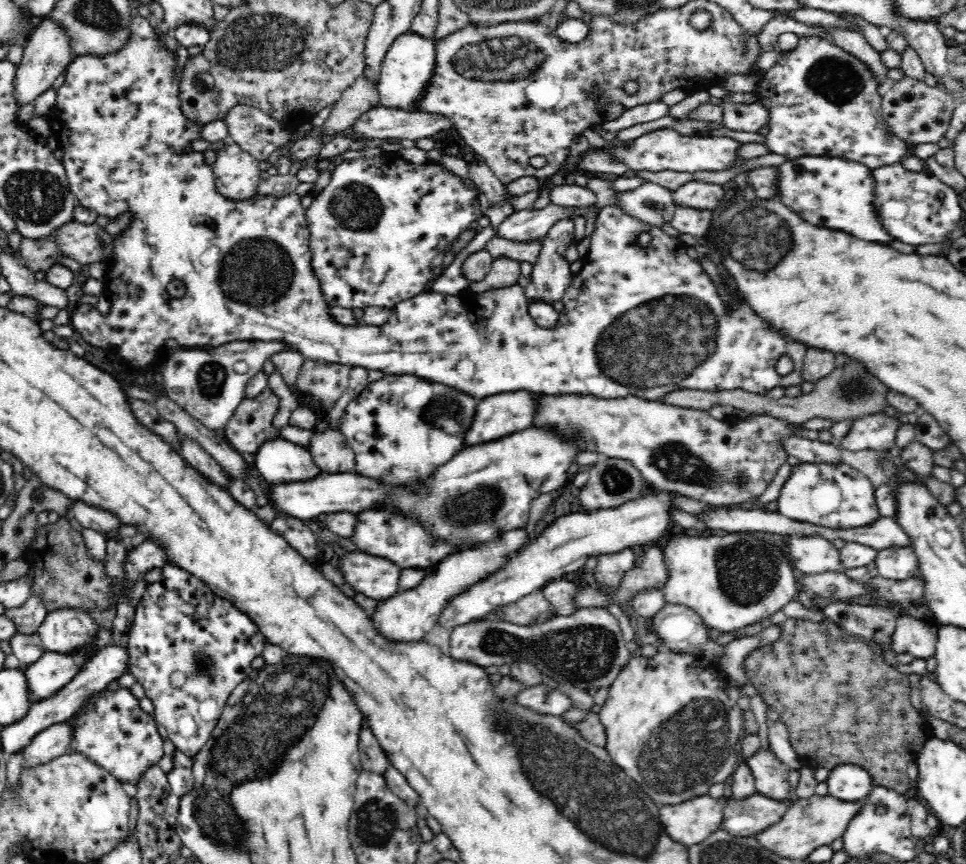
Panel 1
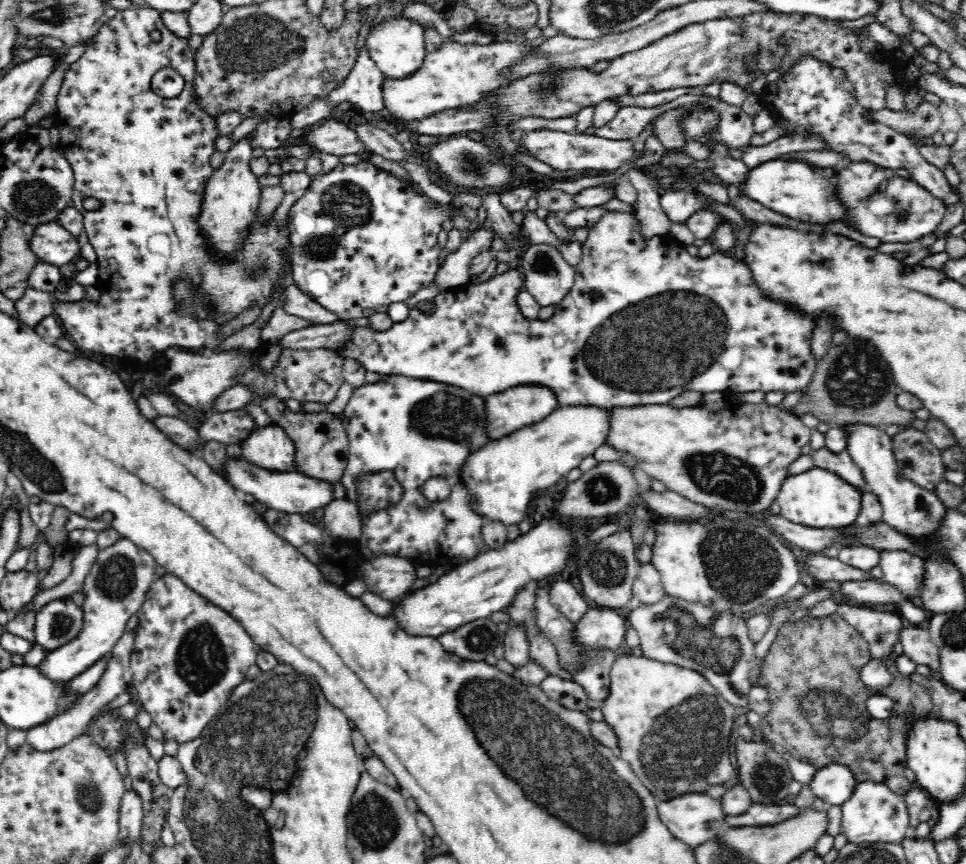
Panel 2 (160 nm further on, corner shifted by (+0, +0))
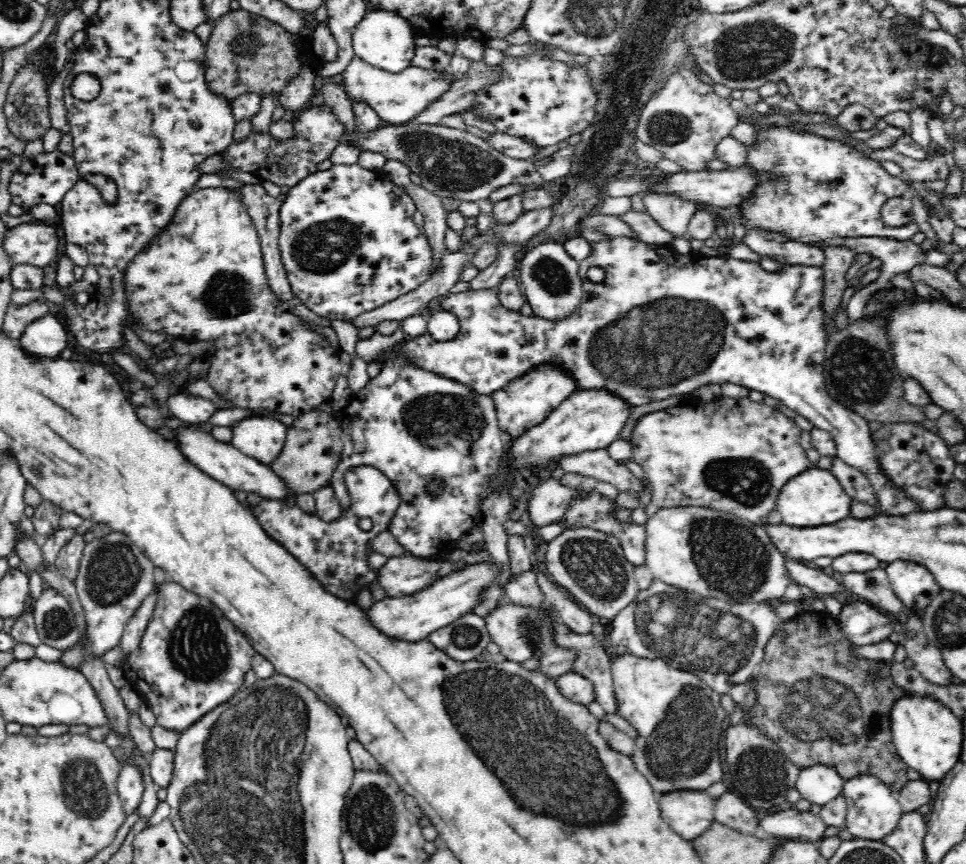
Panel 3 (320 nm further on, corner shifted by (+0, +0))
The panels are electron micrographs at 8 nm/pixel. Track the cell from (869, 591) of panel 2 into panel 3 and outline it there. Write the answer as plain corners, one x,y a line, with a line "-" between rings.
787,559
784,565
786,565
786,573
788,573
790,581
798,586
811,588
819,597
828,596
842,590
838,577
830,577
823,570
811,564

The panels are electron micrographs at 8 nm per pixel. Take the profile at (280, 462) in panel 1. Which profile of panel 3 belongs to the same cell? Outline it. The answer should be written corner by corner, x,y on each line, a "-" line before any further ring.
250,414
236,422
230,444
242,454
268,465
282,450
288,428
269,414

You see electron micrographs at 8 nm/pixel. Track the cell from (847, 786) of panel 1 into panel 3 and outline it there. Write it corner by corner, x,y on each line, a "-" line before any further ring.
816,764
800,769
795,789
802,799
811,804
823,805
841,794
842,784
844,778
835,768

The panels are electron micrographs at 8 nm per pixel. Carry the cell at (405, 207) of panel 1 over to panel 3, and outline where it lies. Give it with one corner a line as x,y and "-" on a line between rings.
336,164
328,170
310,172
306,178
286,189
286,196
284,196
280,210
278,210
278,217
280,217
278,249
280,249
281,261
284,270
286,270
286,279
288,279
290,289
312,312
316,312
320,316
328,316
332,321
345,320
351,322
351,320
360,316
360,313
380,308
383,304
396,300
399,296
418,288
425,280
428,280
431,274
432,251
430,251
430,245
428,245
423,228
418,228
412,219
415,210
417,208
412,197
380,170
368,170
359,164

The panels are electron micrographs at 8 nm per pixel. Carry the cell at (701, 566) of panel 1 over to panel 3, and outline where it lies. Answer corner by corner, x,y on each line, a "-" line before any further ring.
660,507
652,516
648,517
644,528
646,533
645,565
650,569
655,579
666,584
671,584
688,592
694,592
704,598
719,598
731,602
762,602
762,600
774,600
774,598
784,600
786,586
792,584
788,573
786,573
786,565
784,565
787,558
776,547
772,546
772,541
770,541
770,537
768,537
763,525
754,524
737,517
735,514
707,507

